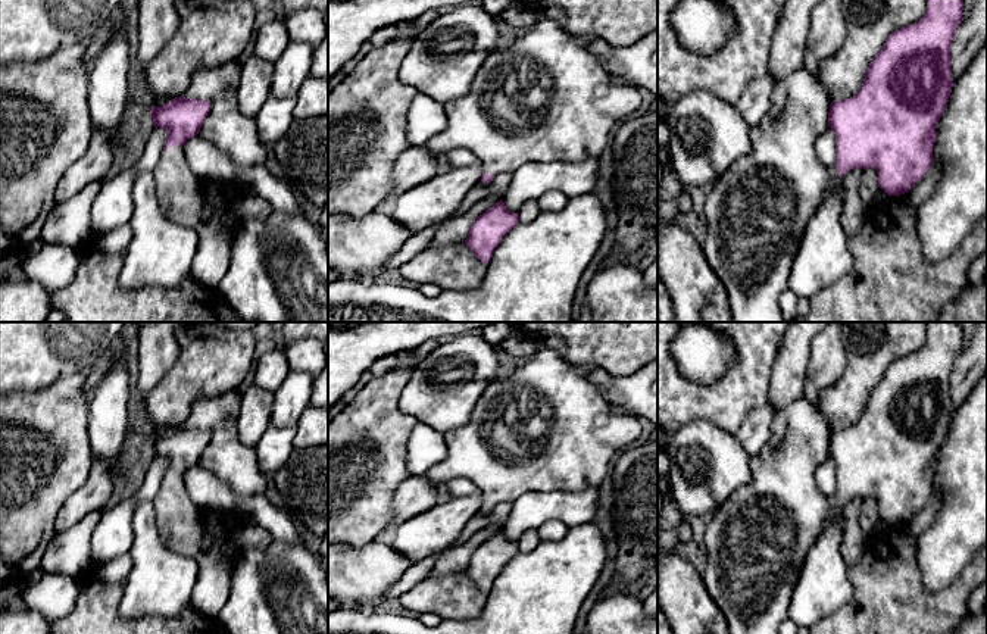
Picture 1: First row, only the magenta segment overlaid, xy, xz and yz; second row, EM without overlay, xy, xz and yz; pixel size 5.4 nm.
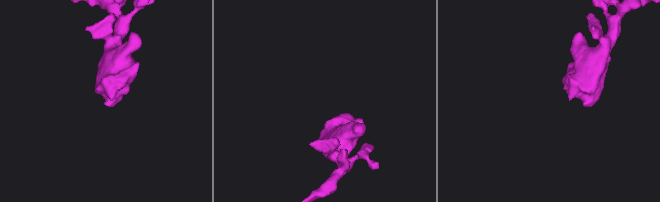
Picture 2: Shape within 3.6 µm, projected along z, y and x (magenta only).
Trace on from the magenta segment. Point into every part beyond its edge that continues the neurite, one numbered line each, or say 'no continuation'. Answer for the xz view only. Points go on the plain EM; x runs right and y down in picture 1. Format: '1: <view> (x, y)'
1: xz (544, 427)

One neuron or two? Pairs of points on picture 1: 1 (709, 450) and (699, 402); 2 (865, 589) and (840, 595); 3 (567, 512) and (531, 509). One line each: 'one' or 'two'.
1: two
2: two
3: one

